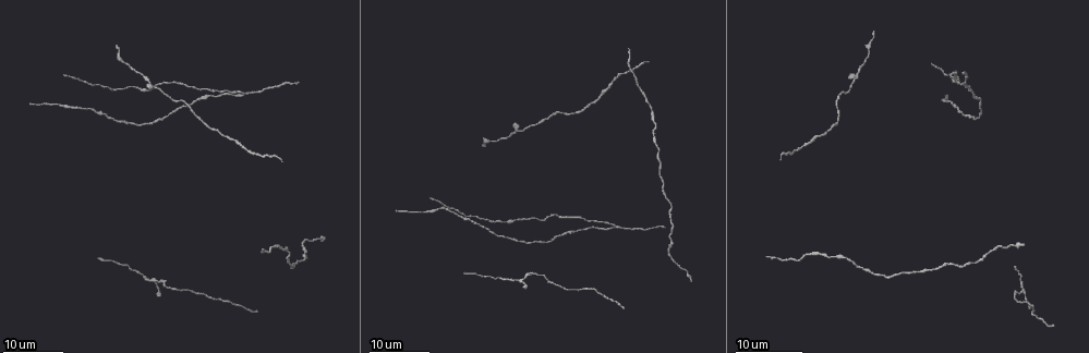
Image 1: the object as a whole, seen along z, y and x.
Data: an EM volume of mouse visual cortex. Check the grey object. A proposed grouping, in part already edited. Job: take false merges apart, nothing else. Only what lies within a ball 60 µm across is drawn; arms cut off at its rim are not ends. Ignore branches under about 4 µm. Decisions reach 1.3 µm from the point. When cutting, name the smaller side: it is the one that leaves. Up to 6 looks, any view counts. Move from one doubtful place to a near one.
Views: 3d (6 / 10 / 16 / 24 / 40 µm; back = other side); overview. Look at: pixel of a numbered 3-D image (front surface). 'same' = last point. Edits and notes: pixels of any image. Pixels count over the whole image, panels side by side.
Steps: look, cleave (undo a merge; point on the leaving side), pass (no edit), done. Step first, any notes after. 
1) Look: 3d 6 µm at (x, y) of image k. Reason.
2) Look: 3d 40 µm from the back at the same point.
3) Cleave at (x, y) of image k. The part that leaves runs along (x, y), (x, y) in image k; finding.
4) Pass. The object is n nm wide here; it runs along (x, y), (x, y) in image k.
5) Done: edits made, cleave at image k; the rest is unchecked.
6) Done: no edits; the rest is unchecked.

Look: 3d 24 µm at (813, 251) of image 1.

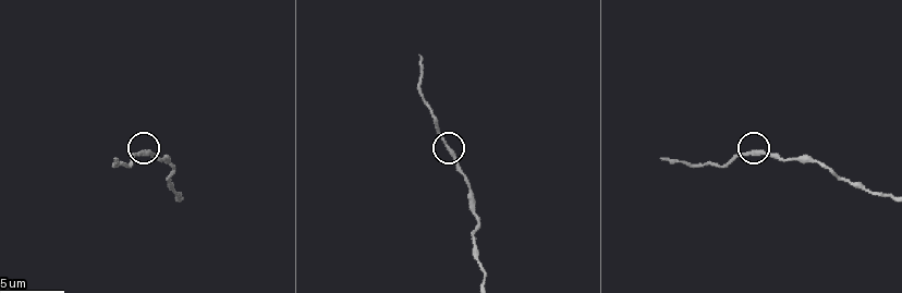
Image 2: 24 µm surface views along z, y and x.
Look: 3d 6 µm at (750, 154) of image 2. Closer look.

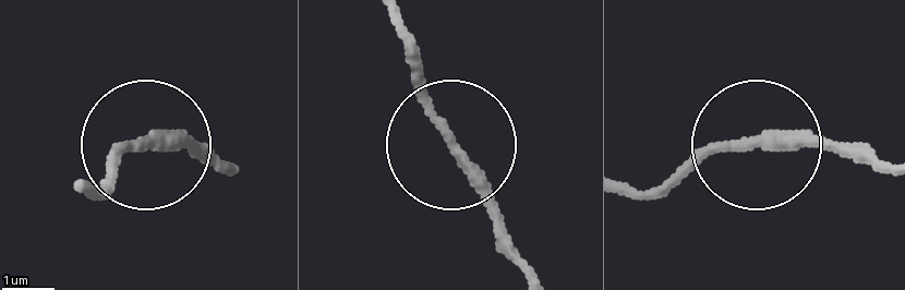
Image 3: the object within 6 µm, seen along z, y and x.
Pass. All the same neuron.

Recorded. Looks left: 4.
Look: 3d 24 µm at (856, 74) of image 1. Calibre changes.

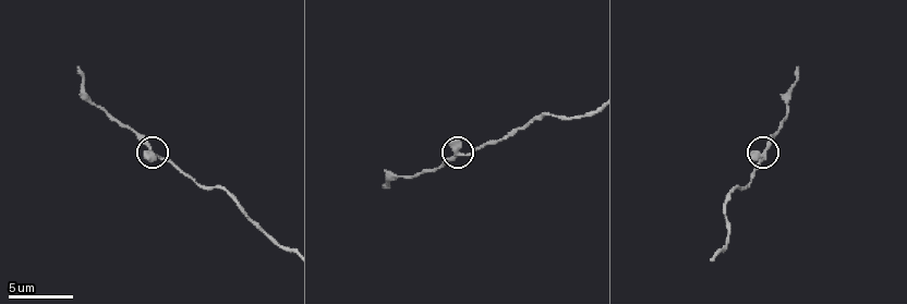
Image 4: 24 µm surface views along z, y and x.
Look: 3d 10 µm at (766, 154) of image 4. Closer look.

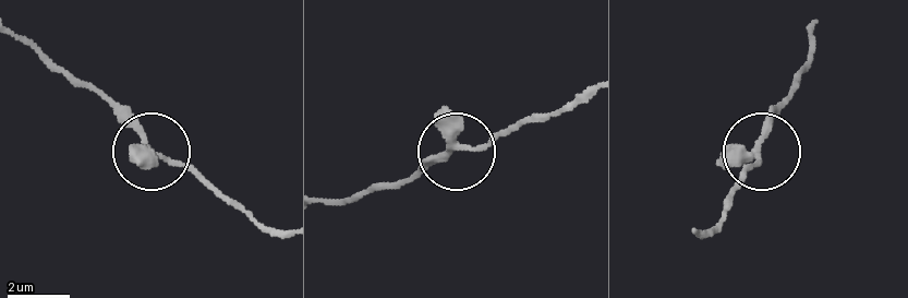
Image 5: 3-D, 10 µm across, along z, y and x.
Pass. The object is 300 nm wide here; it runs along (589, 87), (487, 142), (440, 152), (397, 183) in image 5; continuous, no second neuron.

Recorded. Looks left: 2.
Look: 3d 24 µm at (942, 99) of image 1. Thick turns thin.

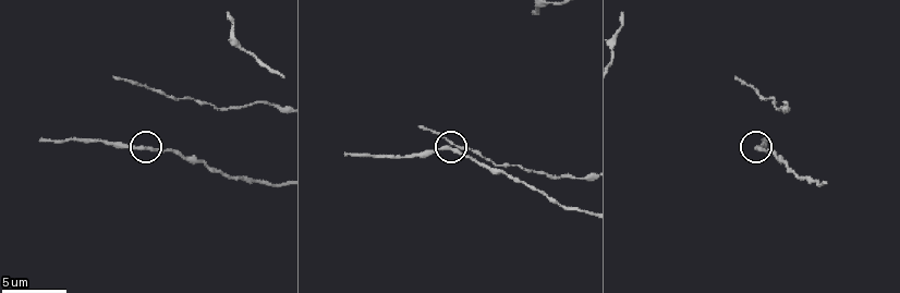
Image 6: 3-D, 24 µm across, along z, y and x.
Look: 3d 6 µm at (152, 147) of image 6.

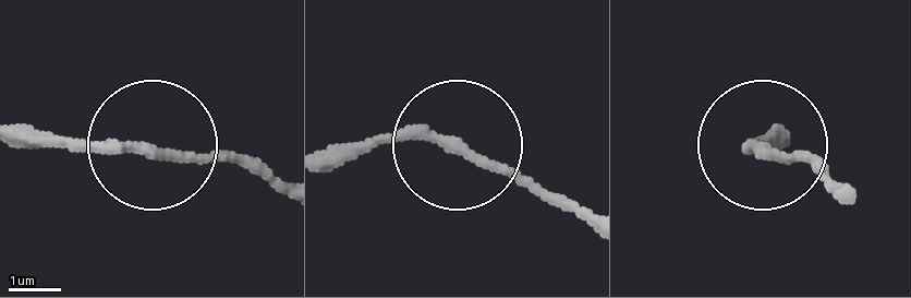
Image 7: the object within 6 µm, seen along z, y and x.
Pass. All the same neuron.

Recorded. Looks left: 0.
Done: no edits; the rest is unchecked.

